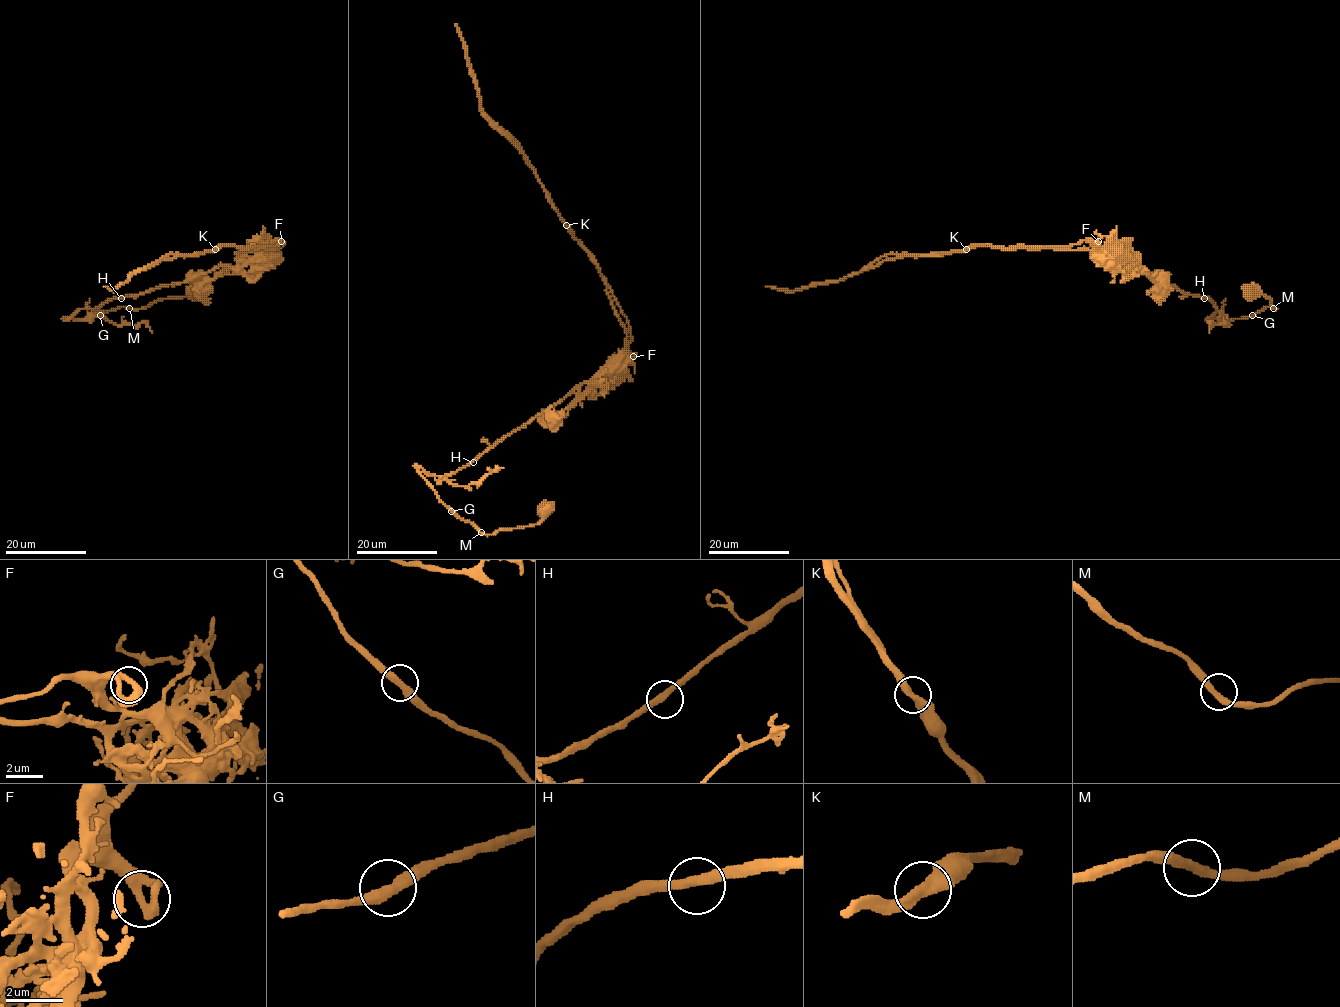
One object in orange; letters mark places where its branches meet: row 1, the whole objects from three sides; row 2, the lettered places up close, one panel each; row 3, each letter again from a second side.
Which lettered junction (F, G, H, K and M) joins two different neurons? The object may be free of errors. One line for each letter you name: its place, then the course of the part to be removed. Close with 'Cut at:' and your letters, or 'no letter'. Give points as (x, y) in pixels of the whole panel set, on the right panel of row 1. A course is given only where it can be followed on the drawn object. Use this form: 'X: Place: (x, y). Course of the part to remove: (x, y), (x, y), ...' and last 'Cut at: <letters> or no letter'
K: Place: (966, 249). Course of the part to remove: (967, 249), (991, 245), (1100, 250), (1125, 273), (1145, 274), (1154, 289), (1165, 295), (1167, 278), (1157, 278)
Cut at: K

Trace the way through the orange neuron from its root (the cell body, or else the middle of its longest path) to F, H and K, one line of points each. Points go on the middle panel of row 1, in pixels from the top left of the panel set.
F: (547, 509), (536, 524), (483, 535), (416, 467), (454, 473), (624, 351), (633, 356)
H: (547, 509), (536, 524), (483, 535), (457, 517), (416, 468), (420, 466), (432, 475), (450, 475), (473, 462)
K: (547, 509), (536, 524), (483, 535), (416, 467), (454, 473), (621, 356), (626, 328), (597, 262), (566, 225)

